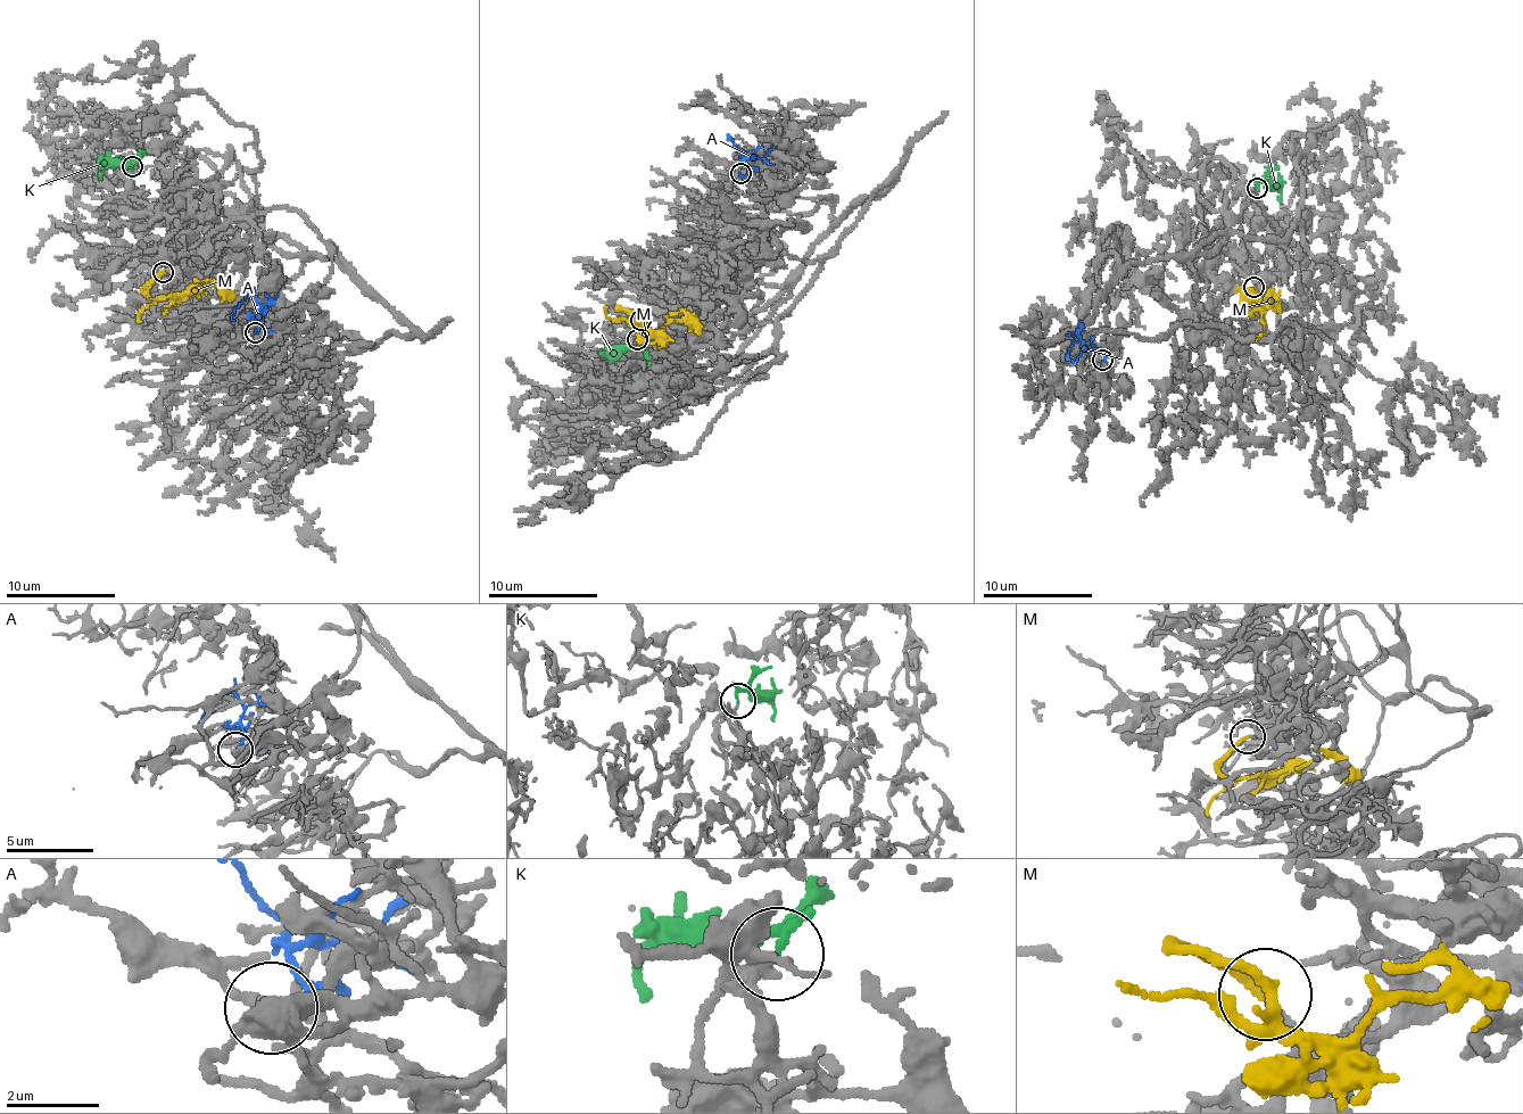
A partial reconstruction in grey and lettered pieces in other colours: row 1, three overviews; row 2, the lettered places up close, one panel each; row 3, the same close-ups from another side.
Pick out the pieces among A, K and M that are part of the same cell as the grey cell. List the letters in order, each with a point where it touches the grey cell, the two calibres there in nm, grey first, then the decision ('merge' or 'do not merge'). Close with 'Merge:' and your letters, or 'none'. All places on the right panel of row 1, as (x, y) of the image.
A: (1102, 360) | 240/160 nm | do not merge
K: (1257, 188) | 170/240 nm | merge
M: (1254, 287) | 200/200 nm | merge
Merge: K, M

